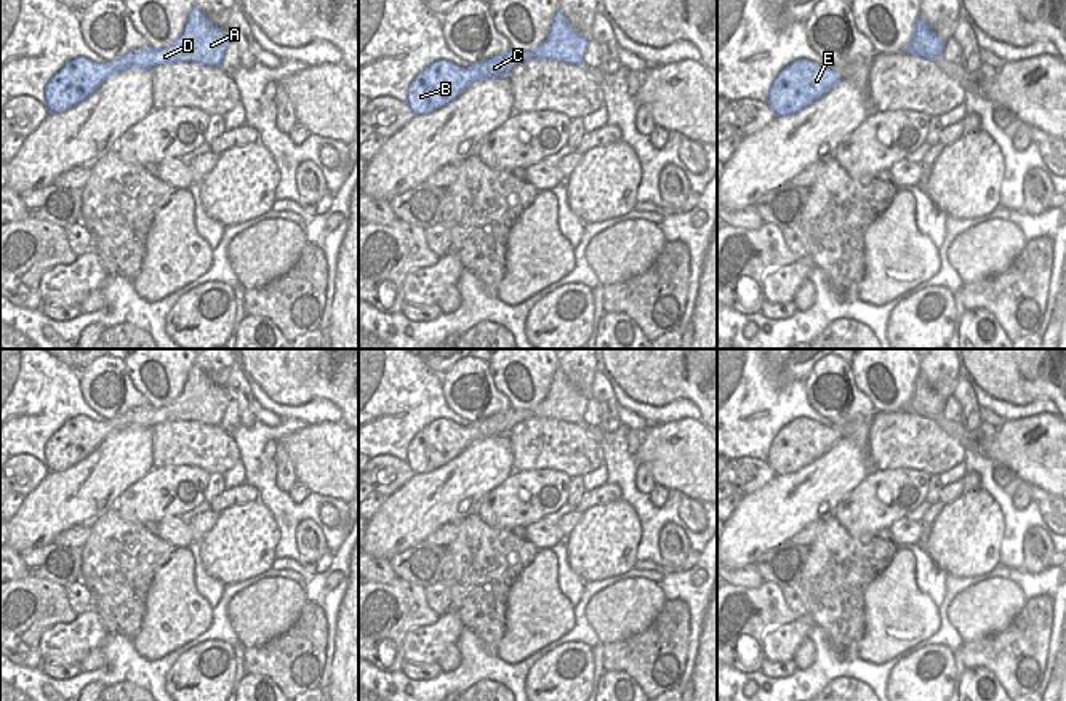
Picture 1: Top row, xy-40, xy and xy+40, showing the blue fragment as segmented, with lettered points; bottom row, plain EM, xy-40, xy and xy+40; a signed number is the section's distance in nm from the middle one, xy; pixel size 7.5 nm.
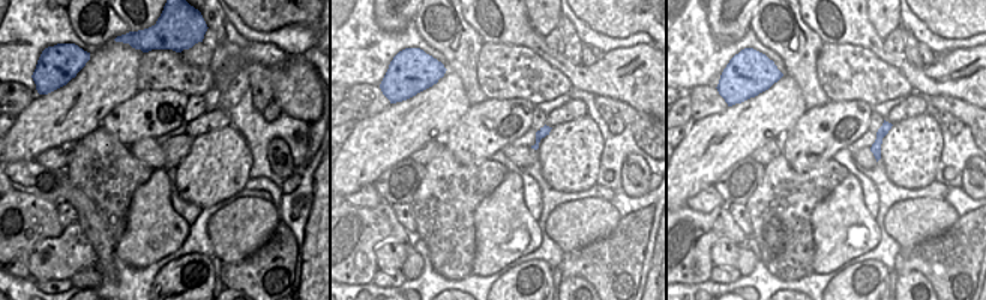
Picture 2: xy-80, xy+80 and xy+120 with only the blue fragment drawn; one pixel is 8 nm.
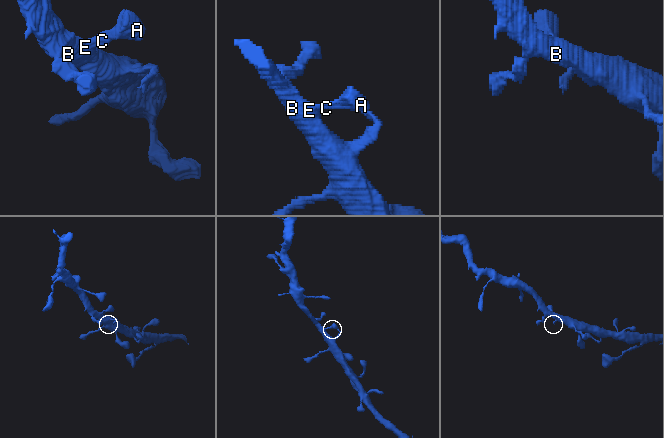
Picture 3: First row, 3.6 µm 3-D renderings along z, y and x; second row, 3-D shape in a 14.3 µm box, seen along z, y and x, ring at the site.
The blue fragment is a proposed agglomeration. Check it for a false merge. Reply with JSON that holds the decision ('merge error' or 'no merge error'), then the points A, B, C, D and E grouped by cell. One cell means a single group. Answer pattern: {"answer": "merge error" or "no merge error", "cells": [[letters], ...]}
{"answer": "no merge error", "cells": [["A", "B", "C", "D", "E"]]}

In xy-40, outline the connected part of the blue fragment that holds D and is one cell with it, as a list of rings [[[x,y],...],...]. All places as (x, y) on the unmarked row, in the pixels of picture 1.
[[[195,363],[184,391],[166,407],[131,408],[115,419],[93,421],[83,415],[70,418],[45,443],[50,472],[66,471],[88,458],[104,439],[128,427],[152,429],[168,421],[198,421],[219,426],[230,399],[224,387],[213,383]]]

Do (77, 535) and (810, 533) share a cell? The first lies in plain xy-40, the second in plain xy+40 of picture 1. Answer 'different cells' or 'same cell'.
same cell

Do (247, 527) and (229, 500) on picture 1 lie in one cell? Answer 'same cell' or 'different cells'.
different cells

